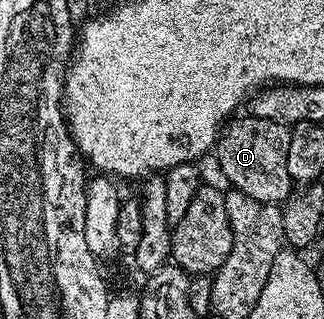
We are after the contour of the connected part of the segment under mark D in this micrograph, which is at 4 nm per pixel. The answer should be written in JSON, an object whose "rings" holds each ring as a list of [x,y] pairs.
{"rings":[[[250,115],[238,117],[236,116],[220,132],[219,139],[213,146],[213,154],[220,160],[222,170],[228,175],[232,186],[238,192],[263,203],[279,205],[293,192],[290,184],[275,185],[278,181],[288,180],[287,160],[291,130],[281,123],[273,123],[273,119],[261,119]]]}

